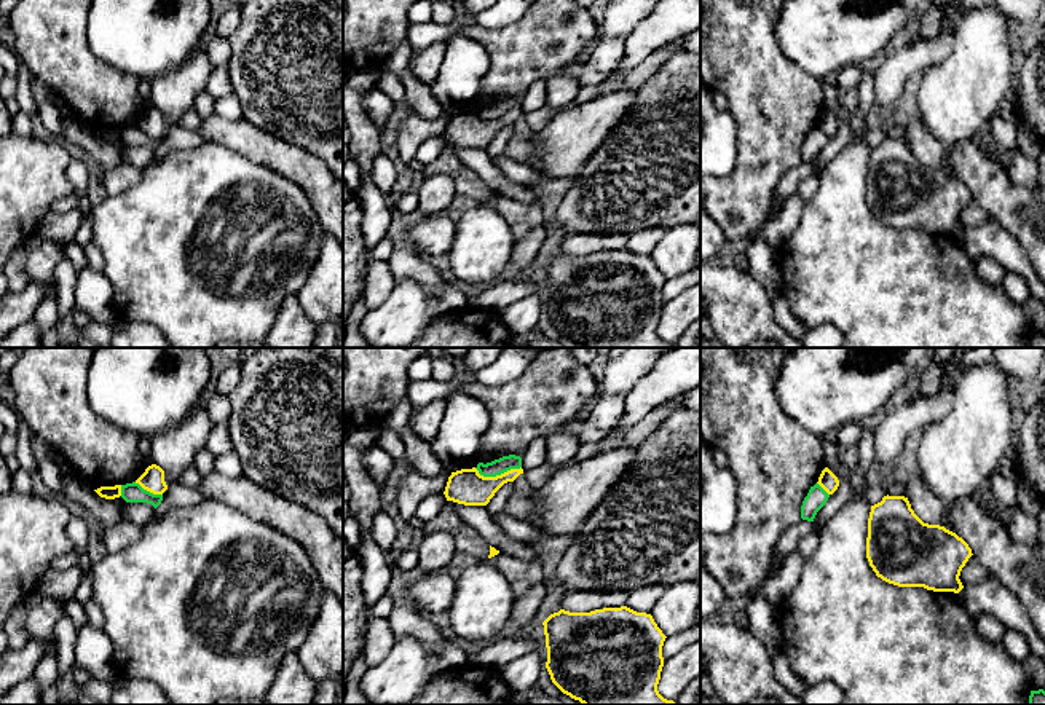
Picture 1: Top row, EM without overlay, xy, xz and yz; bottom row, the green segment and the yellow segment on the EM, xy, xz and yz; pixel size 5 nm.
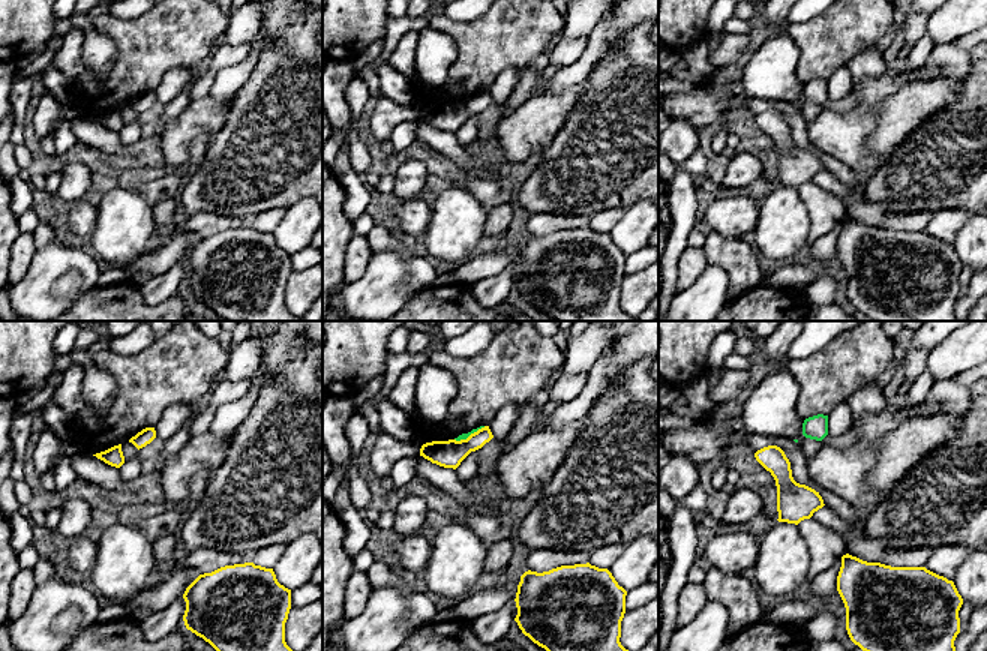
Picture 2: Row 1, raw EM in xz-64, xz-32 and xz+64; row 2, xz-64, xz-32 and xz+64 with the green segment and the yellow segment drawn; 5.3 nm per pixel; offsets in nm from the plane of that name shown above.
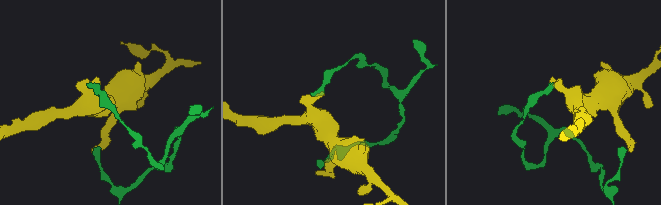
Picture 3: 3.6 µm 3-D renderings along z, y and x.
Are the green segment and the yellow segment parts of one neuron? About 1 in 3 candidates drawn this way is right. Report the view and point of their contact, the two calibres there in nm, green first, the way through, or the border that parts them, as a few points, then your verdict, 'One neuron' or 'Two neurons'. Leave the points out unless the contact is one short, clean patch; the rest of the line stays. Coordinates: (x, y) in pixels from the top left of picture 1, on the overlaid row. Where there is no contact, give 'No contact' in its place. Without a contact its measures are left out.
Touches green at xz (496, 474). Thickness 80 nm (green) against 180 nm. Boundary: xz (520, 466), (495, 476), (482, 476), (474, 468). Two neurons

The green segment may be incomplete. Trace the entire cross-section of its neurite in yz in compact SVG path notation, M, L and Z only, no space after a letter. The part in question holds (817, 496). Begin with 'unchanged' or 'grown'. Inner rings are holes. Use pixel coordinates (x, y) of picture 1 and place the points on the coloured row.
unchanged; M818 483L810 486L801 506L801 518L814 522L817 512L826 504L828 498L830 494Z

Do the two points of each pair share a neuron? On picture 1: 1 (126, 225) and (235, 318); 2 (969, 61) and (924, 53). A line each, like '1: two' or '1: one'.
1: one
2: two

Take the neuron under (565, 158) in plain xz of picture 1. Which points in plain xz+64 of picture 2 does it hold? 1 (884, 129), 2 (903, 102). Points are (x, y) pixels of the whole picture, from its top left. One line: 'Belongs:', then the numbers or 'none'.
Belongs: 1, 2

